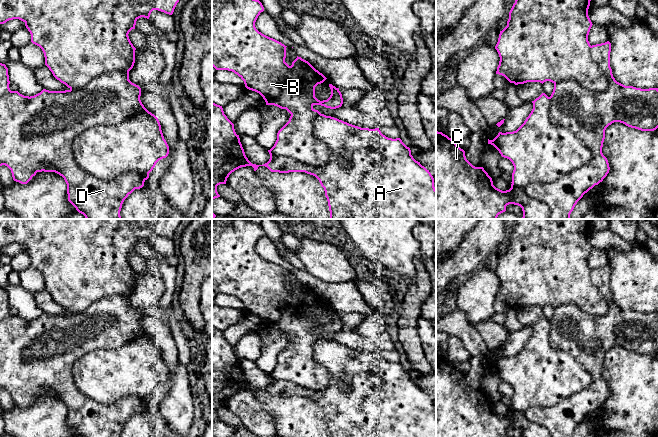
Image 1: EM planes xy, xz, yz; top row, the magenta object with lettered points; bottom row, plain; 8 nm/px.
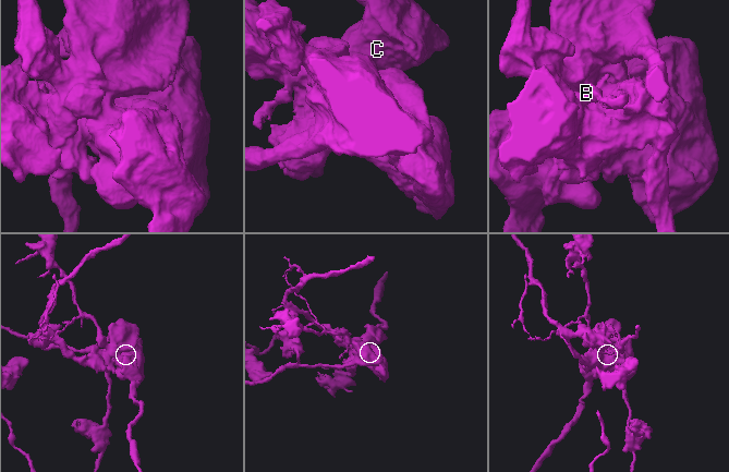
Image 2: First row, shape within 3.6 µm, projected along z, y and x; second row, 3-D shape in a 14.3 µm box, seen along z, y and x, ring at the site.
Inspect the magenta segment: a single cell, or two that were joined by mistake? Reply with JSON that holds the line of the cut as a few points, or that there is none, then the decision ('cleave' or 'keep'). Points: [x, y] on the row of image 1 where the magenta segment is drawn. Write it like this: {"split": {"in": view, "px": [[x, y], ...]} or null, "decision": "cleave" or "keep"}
{"split": {"in": "yz", "px": [[548, 97], [592, 155], [526, 186], [549, 218]]}, "decision": "cleave"}

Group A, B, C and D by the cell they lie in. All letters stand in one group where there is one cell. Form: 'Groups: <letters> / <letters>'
Groups: A D / B C

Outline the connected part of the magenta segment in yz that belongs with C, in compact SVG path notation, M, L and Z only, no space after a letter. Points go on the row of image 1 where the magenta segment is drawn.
M542 93L533 103L533 109L524 123L513 132L502 133L488 144L493 145L502 157L509 159L514 170L512 173L511 188L502 191L493 185L492 178L483 167L473 166L465 156L465 151L442 132L436 131L436 219L497 219L498 215L506 211L509 204L522 208L523 219L549 219L549 207L535 199L531 199L525 192L530 183L550 183L561 179L570 172L587 164L593 157L584 143L570 130L555 125L549 115L550 98Z

